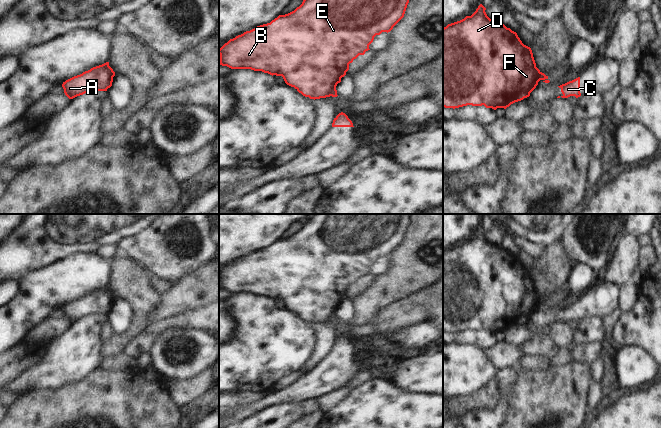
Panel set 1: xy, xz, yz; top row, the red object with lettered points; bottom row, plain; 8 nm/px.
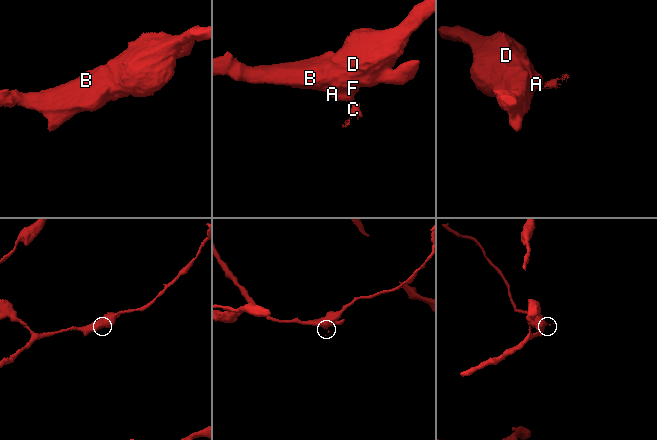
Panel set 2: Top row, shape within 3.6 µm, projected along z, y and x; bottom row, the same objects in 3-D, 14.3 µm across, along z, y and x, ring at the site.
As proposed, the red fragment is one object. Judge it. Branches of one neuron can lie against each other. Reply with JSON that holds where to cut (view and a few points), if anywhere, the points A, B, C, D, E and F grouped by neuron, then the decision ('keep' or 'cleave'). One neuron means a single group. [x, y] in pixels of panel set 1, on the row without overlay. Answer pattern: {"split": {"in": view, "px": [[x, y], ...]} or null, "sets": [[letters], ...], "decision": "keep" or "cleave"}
{"split": {"in": "xz", "px": [[335, 313], [334, 320]]}, "sets": [["A", "B", "D", "E", "F"], ["C"]], "decision": "cleave"}

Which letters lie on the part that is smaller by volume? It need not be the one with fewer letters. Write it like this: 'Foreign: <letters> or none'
Foreign: C

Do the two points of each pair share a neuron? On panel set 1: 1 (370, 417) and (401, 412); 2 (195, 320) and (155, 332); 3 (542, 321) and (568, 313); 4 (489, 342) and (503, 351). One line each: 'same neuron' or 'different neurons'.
1: same neuron
2: same neuron
3: same neuron
4: different neurons

